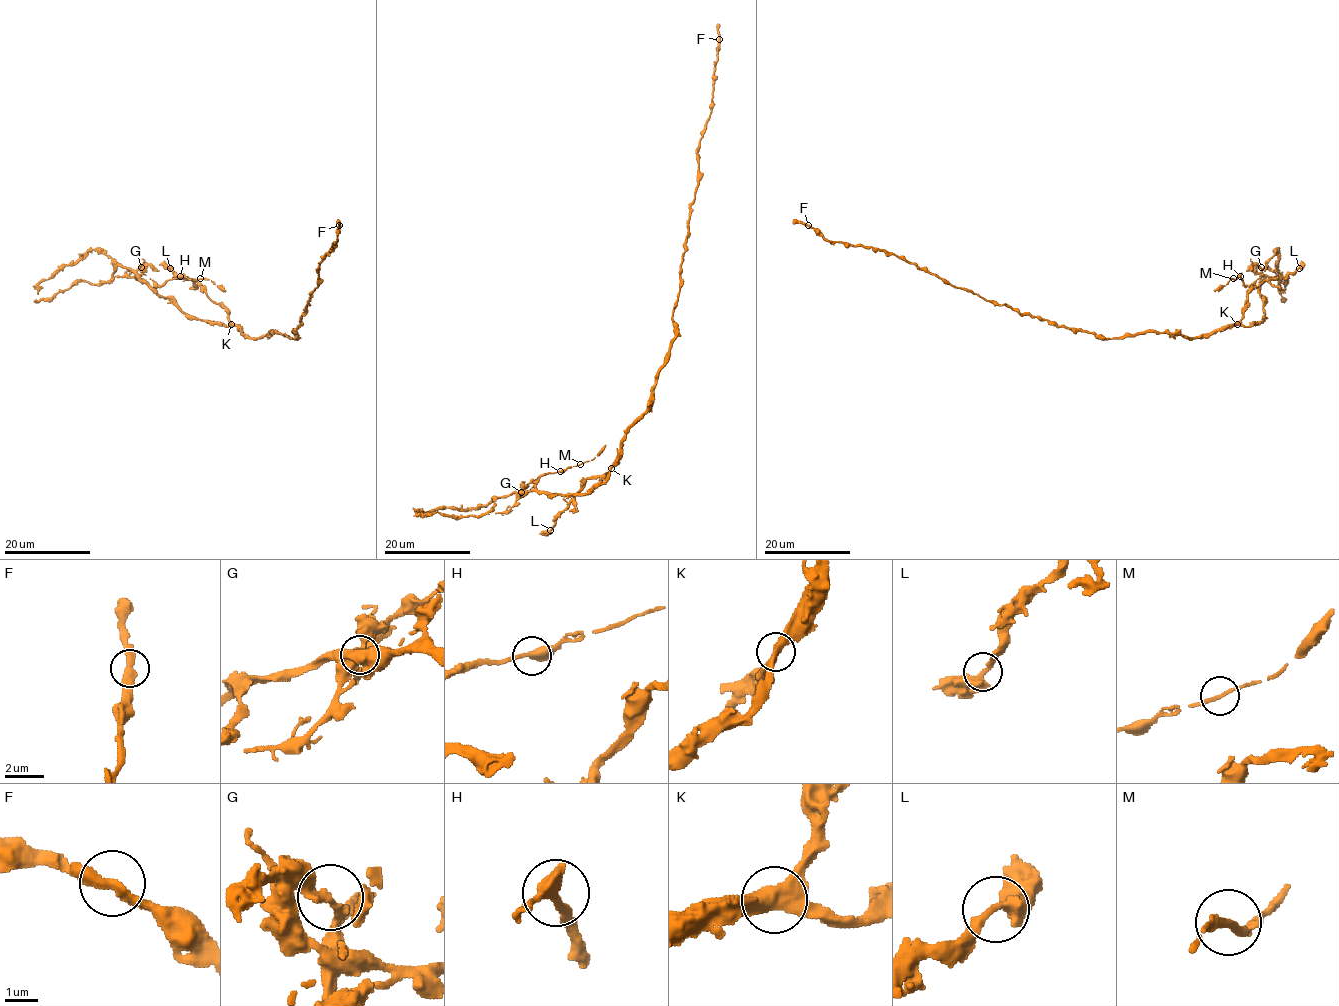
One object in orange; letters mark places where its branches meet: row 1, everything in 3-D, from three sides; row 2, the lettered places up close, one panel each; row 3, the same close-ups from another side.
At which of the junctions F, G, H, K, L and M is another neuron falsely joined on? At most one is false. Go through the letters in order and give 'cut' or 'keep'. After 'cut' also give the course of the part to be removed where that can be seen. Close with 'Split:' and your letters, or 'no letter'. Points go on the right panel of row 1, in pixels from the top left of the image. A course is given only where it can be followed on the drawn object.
F: keep
G: cut; course (1260, 267), (1256, 271), (1260, 274), (1283, 276)
H: keep
K: keep
L: keep
M: keep
Split: G

